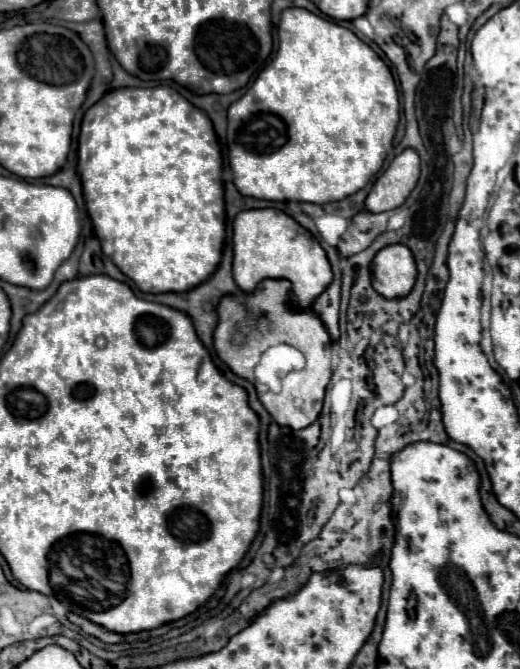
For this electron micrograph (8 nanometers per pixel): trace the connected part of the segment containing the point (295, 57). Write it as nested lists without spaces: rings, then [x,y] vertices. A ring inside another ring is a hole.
[[[286,8],[282,12],[280,24],[278,24],[278,40],[280,40],[280,44],[278,44],[276,56],[256,76],[250,90],[228,108],[226,144],[228,144],[228,162],[230,162],[230,168],[234,174],[234,184],[242,196],[252,196],[252,198],[260,198],[260,200],[274,200],[274,202],[294,200],[294,202],[314,202],[314,204],[342,200],[350,194],[358,192],[360,188],[364,188],[370,182],[370,178],[382,168],[386,152],[392,146],[392,138],[396,134],[396,124],[400,118],[398,116],[400,104],[398,104],[398,92],[396,92],[394,78],[392,78],[388,66],[384,64],[384,60],[380,60],[380,56],[368,44],[364,44],[352,30],[338,26],[322,16],[316,16],[304,8]]]

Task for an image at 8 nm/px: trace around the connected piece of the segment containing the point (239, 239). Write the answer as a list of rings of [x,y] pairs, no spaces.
[[[276,208],[244,210],[234,218],[234,258],[232,274],[240,290],[250,292],[264,278],[286,278],[294,284],[298,308],[310,308],[312,300],[332,282],[326,252],[318,240],[294,218]]]

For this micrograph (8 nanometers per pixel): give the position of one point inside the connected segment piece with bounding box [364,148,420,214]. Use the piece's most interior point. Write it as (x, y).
(391, 189)

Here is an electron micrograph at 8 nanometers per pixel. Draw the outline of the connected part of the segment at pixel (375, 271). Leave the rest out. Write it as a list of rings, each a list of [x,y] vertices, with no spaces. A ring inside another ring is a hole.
[[[384,246],[372,260],[372,288],[384,298],[406,296],[416,280],[416,264],[408,246]]]

